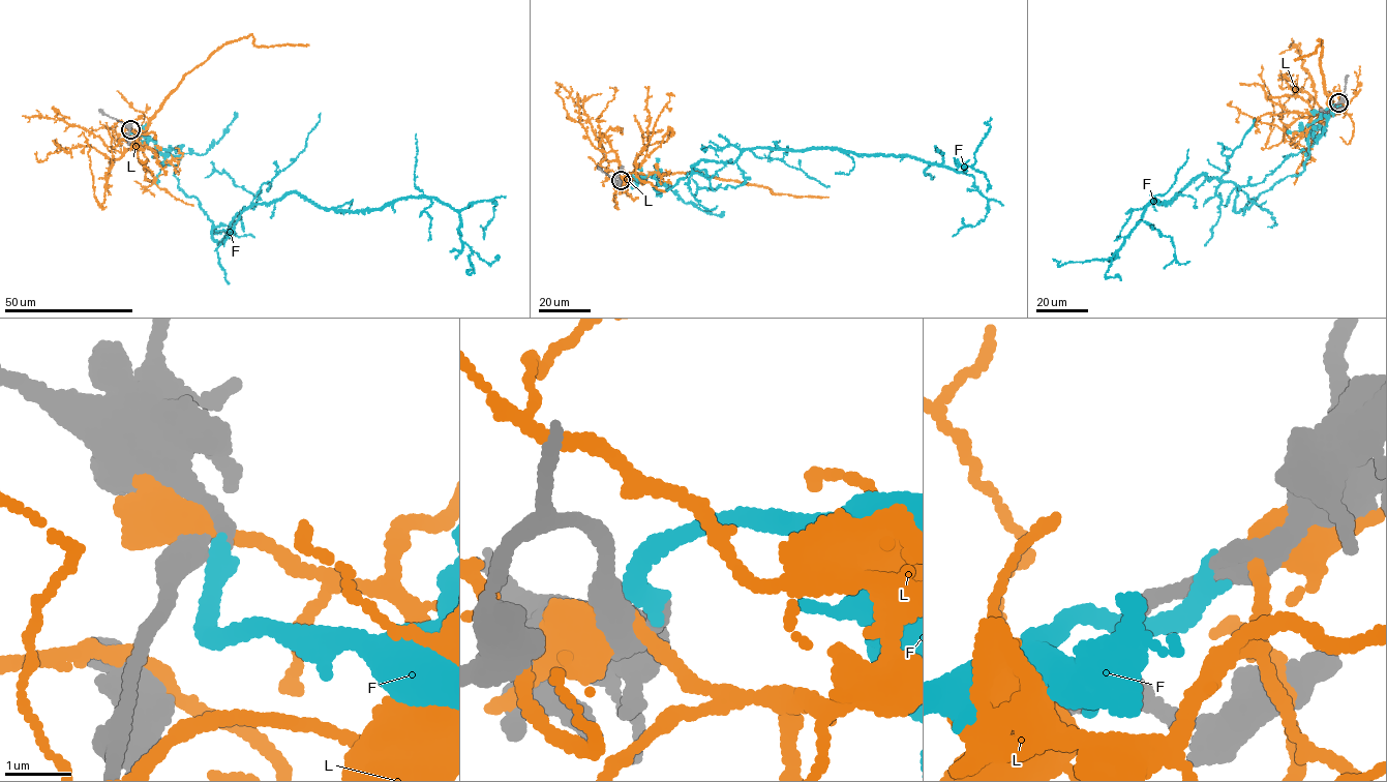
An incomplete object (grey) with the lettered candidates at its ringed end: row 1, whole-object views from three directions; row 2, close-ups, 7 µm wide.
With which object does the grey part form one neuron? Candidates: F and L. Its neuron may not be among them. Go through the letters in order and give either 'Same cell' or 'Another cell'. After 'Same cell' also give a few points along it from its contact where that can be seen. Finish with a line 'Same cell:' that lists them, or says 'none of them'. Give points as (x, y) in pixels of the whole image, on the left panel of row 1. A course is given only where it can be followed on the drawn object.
F: Same cell. Its course: (130, 129), (178, 156), (217, 243), (243, 208), (293, 192), (364, 212), (423, 197), (458, 212), (469, 269)
L: Another cell
Same cell: F

